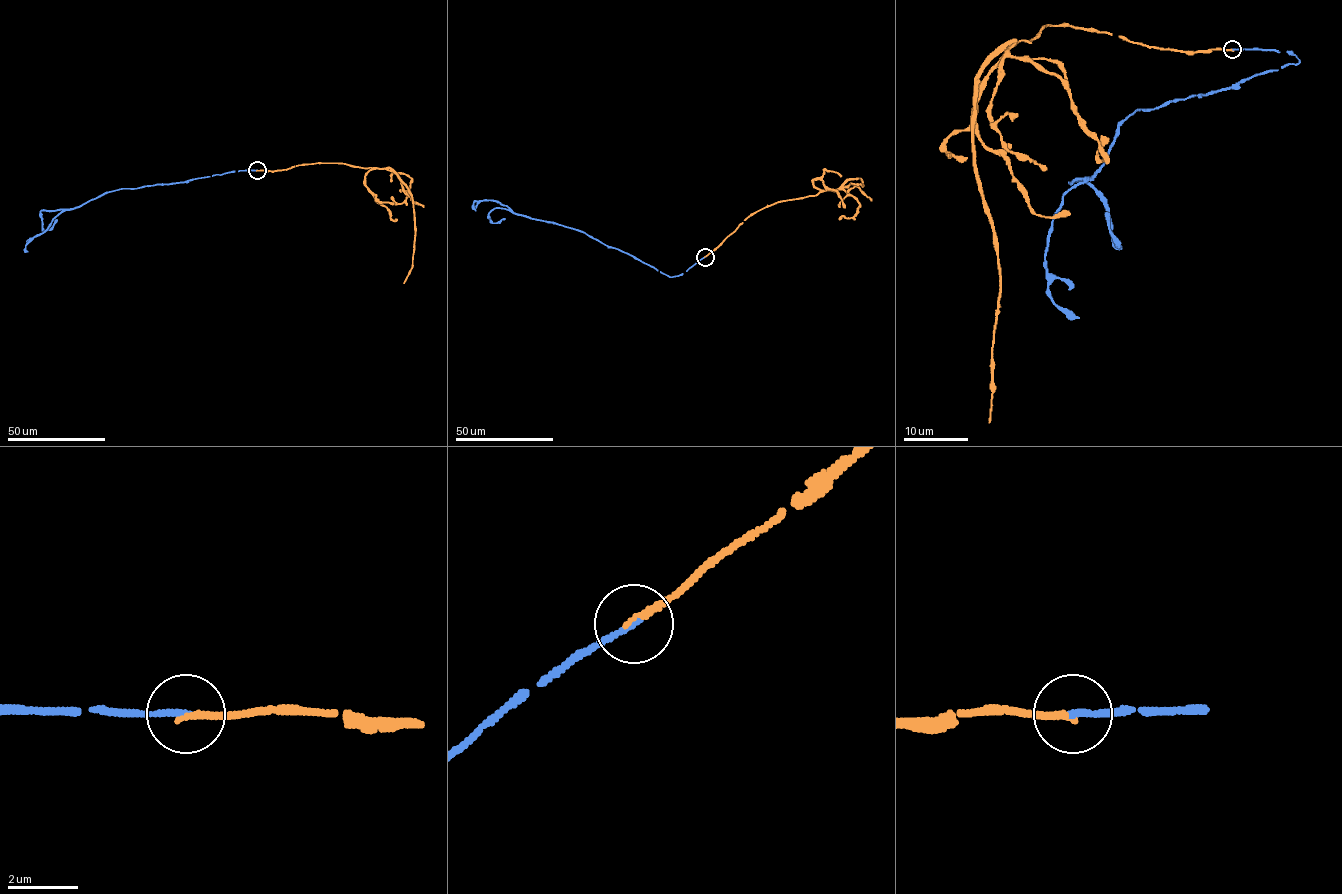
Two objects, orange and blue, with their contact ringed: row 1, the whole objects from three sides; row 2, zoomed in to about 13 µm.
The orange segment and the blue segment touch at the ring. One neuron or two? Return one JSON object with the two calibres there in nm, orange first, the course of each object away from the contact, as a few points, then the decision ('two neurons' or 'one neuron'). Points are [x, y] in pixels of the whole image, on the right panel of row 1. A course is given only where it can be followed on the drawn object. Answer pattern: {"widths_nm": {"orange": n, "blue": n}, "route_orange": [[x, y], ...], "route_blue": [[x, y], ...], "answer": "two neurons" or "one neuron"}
{"widths_nm": {"orange": 190, "blue": 180}, "route_orange": [[1233, 50], [1161, 50], [1048, 25], [983, 69], [973, 150], [999, 293], [989, 423]], "route_blue": [[1233, 50], [1288, 51], [1299, 61], [1132, 113], [1106, 160], [1070, 183], [1090, 186], [1119, 248], [1104, 212]], "answer": "one neuron"}

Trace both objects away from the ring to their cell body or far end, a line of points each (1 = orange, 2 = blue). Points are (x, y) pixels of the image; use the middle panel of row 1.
1: (704, 257), (753, 213), (782, 201), (835, 190), (848, 179), (860, 178), (863, 186), (852, 183)
2: (705, 257), (686, 271), (670, 277), (583, 232), (504, 208), (494, 208), (488, 214), (492, 222), (505, 218)

